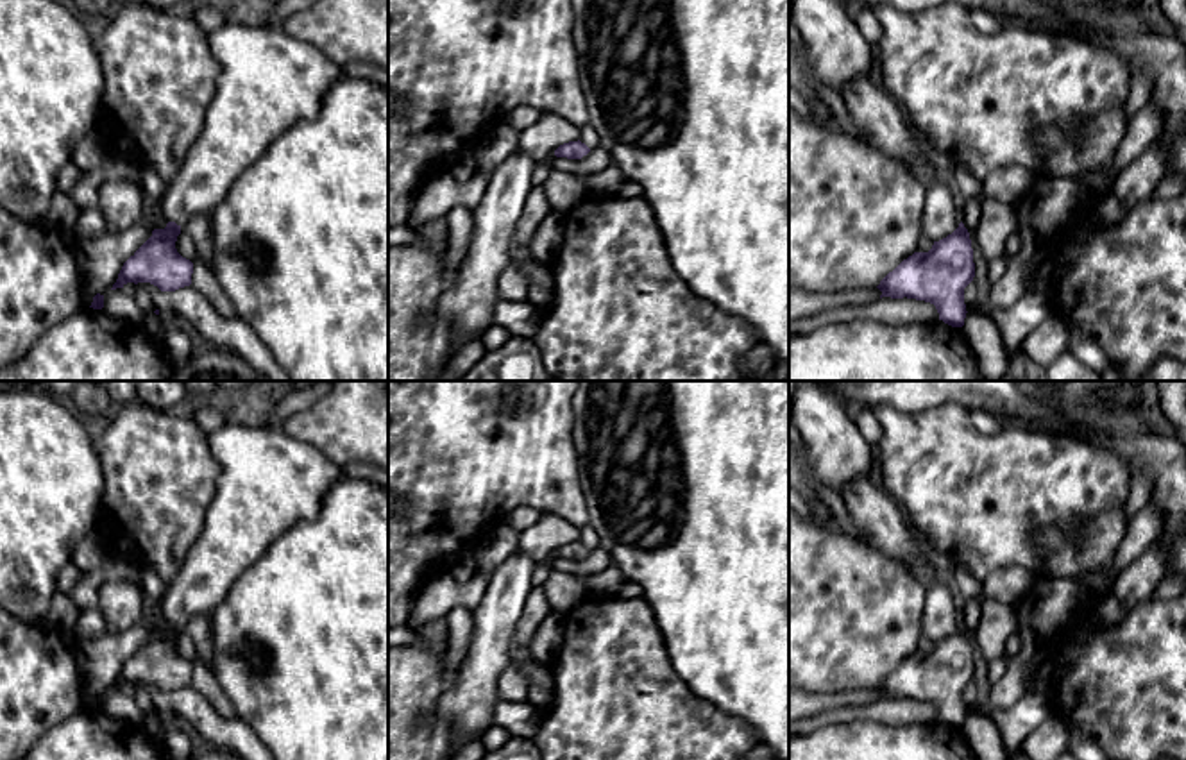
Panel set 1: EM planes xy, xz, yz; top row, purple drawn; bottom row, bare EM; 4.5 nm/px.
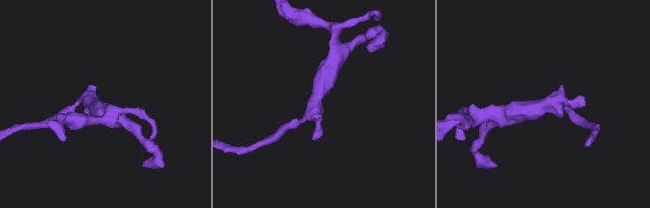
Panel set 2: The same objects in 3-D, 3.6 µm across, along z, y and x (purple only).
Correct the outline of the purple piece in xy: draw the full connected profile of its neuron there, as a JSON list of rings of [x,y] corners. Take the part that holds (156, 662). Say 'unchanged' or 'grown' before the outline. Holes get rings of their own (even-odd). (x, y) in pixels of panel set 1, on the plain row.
grown; [[[225,424],[208,433],[208,443],[220,469],[216,495],[208,508],[204,531],[190,549],[179,572],[168,581],[161,612],[168,622],[123,663],[111,690],[127,683],[150,683],[161,692],[175,692],[191,685],[193,663],[182,658],[175,642],[181,628],[200,613],[211,612],[233,587],[245,567],[299,522],[315,519],[327,490],[342,477],[343,469],[320,449],[284,427]]]

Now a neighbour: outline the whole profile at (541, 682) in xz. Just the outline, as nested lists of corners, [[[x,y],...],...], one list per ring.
[[[529,658],[522,665],[522,672],[528,680],[526,701],[546,714],[555,699],[555,676],[551,667],[540,665]]]

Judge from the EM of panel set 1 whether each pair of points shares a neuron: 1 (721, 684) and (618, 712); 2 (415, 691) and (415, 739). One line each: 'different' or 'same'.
1: different
2: same

